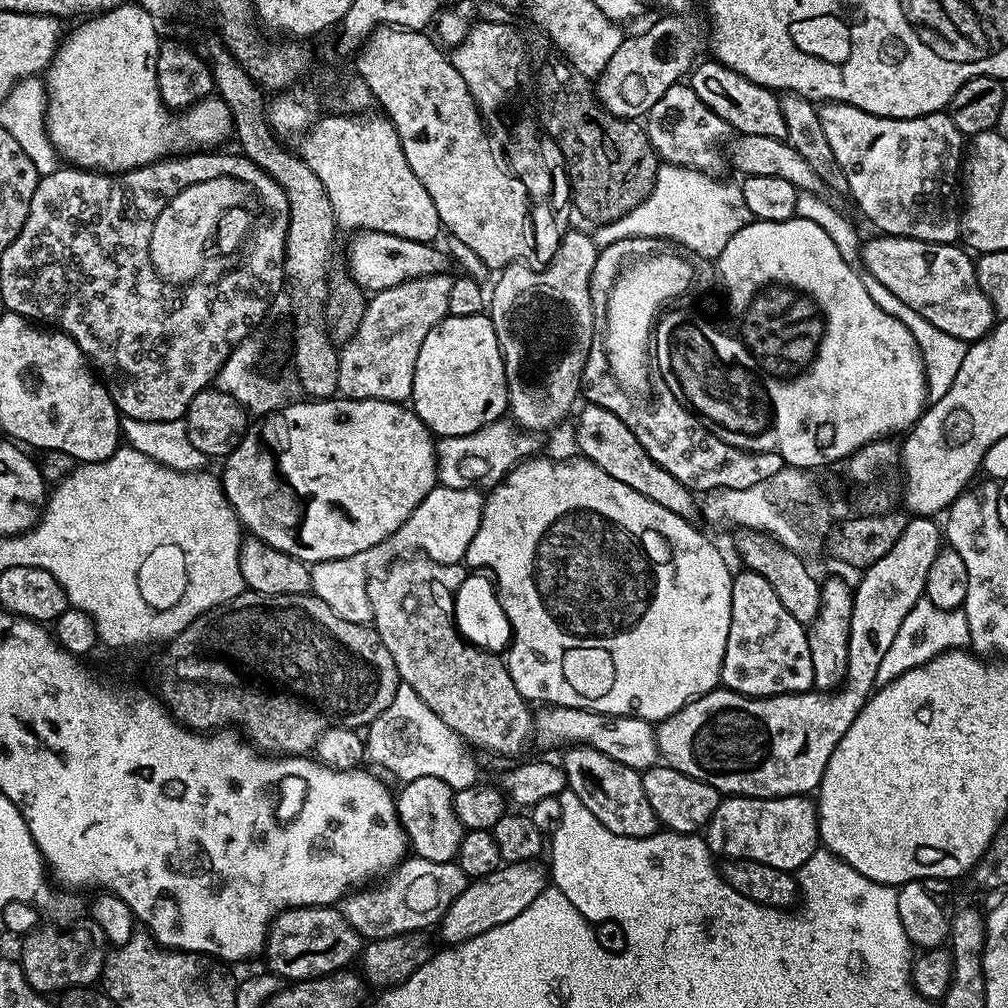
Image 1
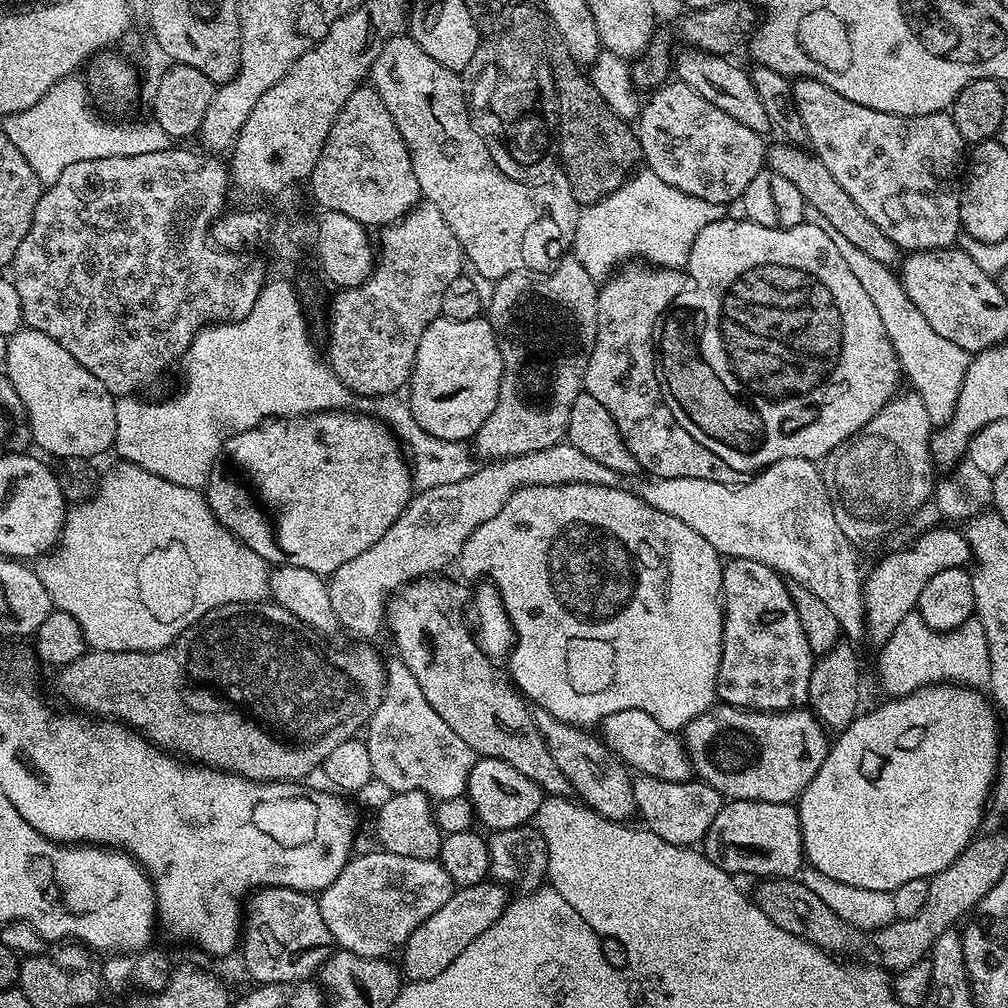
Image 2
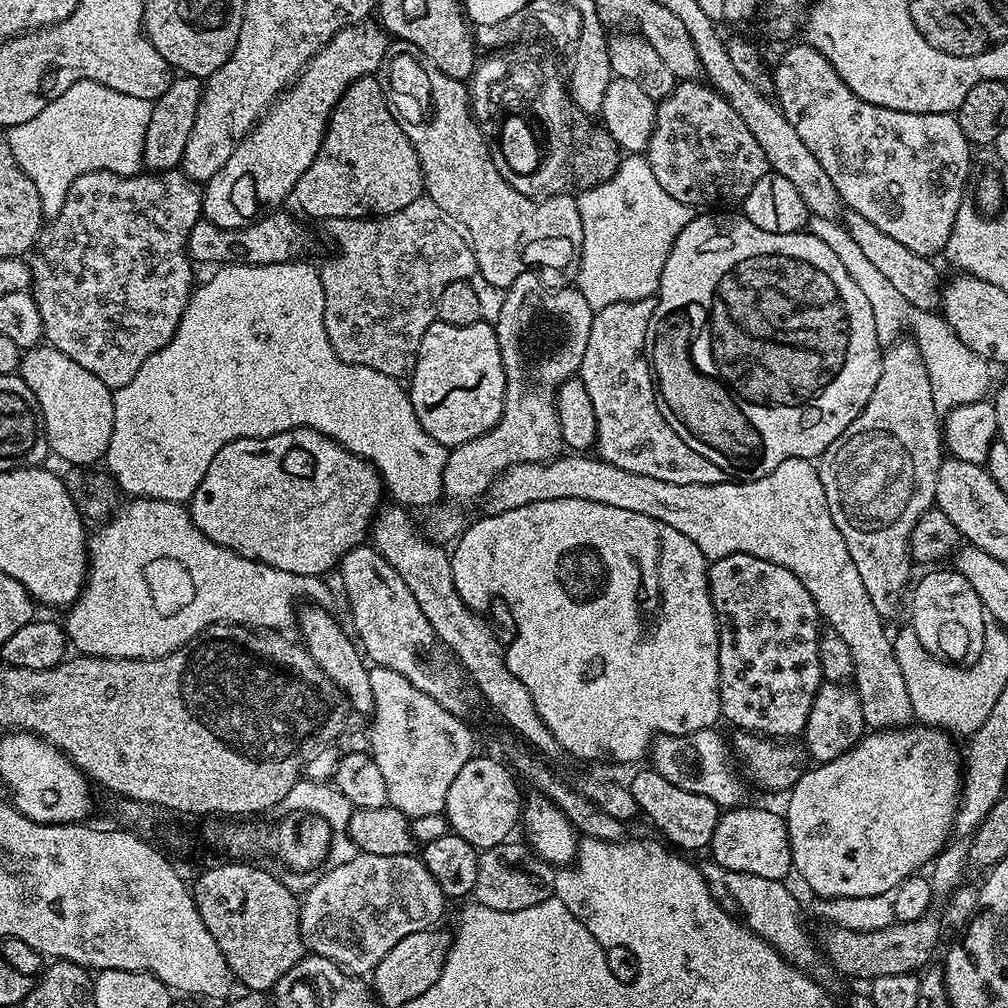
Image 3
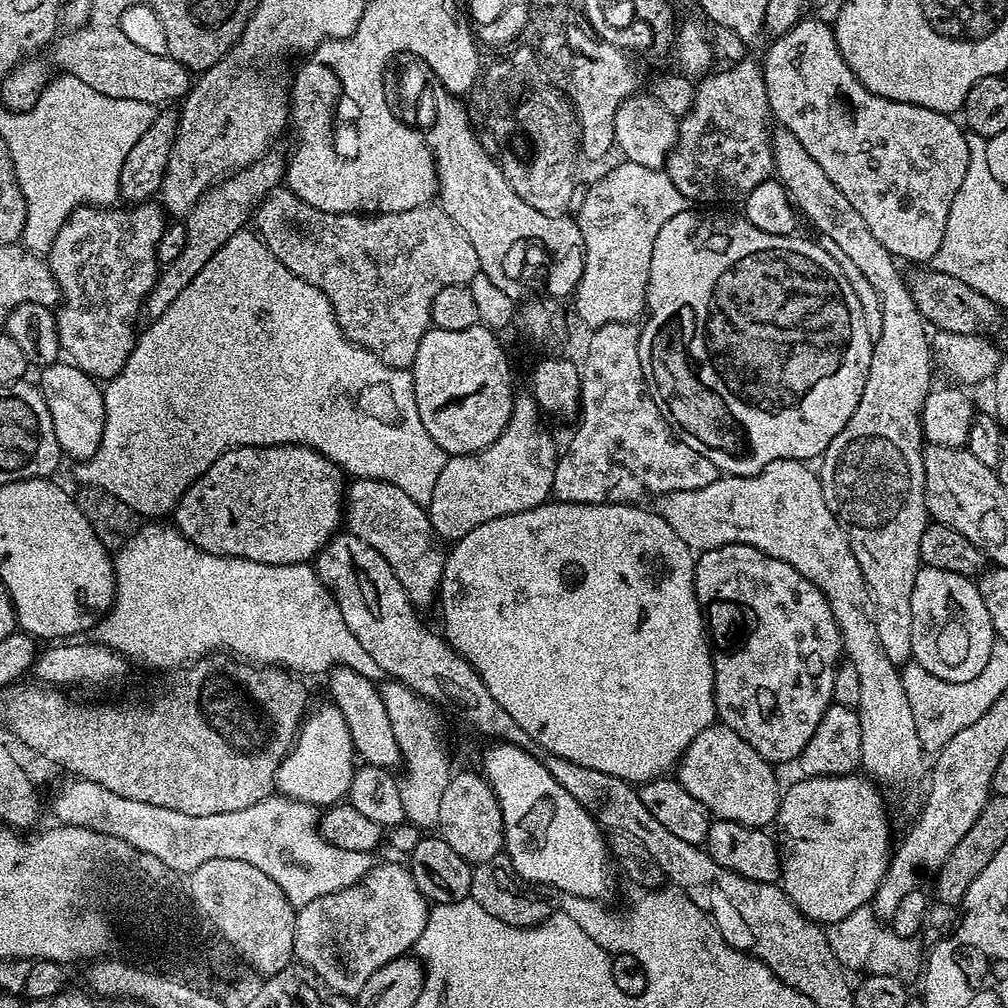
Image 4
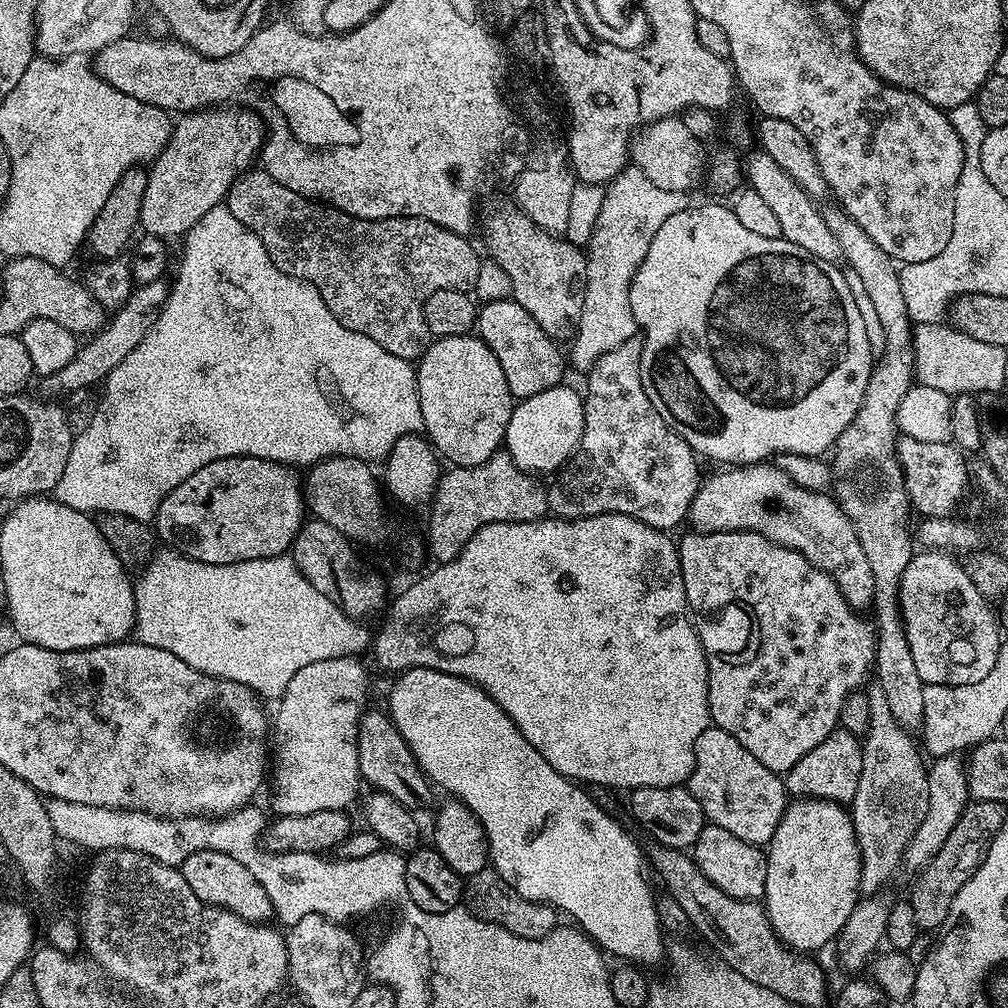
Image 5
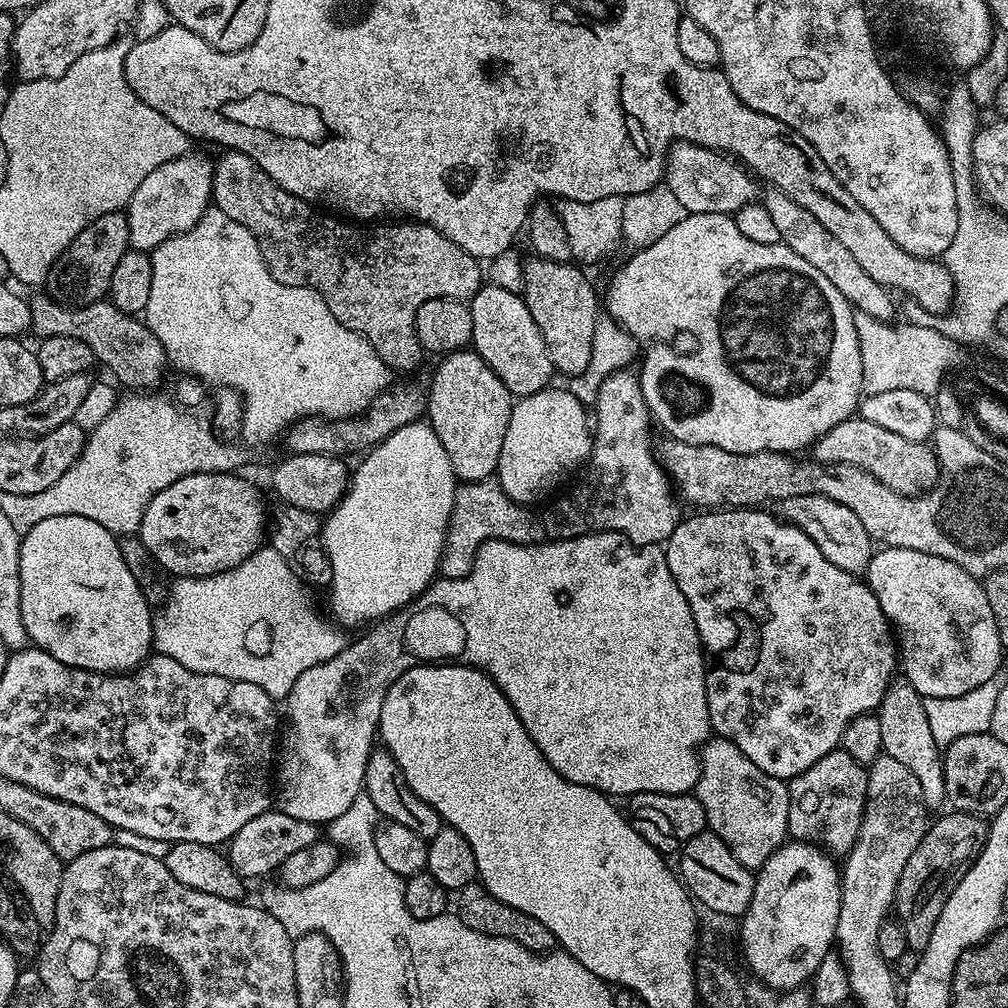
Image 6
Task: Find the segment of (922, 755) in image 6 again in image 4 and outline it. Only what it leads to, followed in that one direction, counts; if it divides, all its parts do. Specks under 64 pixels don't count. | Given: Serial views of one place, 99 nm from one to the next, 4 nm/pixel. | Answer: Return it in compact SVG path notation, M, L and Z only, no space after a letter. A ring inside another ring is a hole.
M779 126L773 127L770 132L772 145L772 158L775 179L779 180L780 184L787 190L788 197L791 198L796 210L814 227L817 228L817 233L820 236L825 236L834 241L840 249L847 254L854 266L858 266L858 270L862 270L866 280L870 282L870 286L874 286L874 294L878 294L878 302L882 310L882 334L878 334L872 346L872 357L870 358L870 370L866 378L866 386L862 390L862 398L858 402L858 406L854 410L854 414L846 422L844 429L835 436L830 442L830 446L824 451L822 459L819 461L818 475L820 485L822 486L822 498L826 498L826 506L830 506L830 514L834 514L836 521L844 527L844 533L848 536L850 546L854 550L854 558L858 558L858 566L862 570L862 578L866 578L866 586L872 595L872 602L876 606L876 625L878 626L878 642L882 642L882 650L886 650L886 658L890 658L890 662L894 662L897 666L903 666L912 660L912 635L914 634L914 617L910 615L910 594L914 594L914 578L920 573L922 567L920 563L920 543L922 542L922 534L926 530L926 526L930 522L928 507L926 506L926 470L924 469L924 449L926 441L924 439L924 427L920 425L920 412L924 409L924 403L928 397L928 393L934 387L932 381L932 370L934 372L934 361L932 352L932 342L930 339L930 328L926 323L924 315L918 310L918 306L914 306L914 298L908 289L907 279L900 276L901 265L898 263L897 257L890 254L890 250L886 250L886 246L882 246L882 242L878 242L878 238L874 238L874 234L870 234L870 226L866 226L866 221L863 220L862 214L858 214L858 210L854 210L854 206L850 206L850 202L846 198L846 194L842 194L842 190L838 190L838 186L834 186L834 182L830 182L830 178L826 178L826 170L822 170L822 166L818 166L818 162L814 162L814 158L810 158L810 154L802 147L802 142L798 142L798 138L794 138L794 134L790 134L790 130Z

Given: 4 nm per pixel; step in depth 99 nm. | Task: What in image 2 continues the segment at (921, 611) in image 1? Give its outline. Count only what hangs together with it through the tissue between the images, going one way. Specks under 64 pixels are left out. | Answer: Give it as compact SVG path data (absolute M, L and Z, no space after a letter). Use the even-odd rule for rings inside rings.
M919 611L906 614L890 634L887 642L879 645L880 682L889 697L909 696L931 684L955 682L977 690L983 689L991 678L987 638L978 619L967 620L952 632L935 632L920 617Z

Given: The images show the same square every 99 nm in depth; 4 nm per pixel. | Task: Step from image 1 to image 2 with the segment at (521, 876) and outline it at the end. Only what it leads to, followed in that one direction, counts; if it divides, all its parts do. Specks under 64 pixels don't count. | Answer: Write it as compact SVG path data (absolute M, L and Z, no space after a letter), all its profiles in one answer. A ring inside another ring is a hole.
M495 882L456 888L452 897L439 910L434 910L434 914L430 914L430 918L426 918L426 922L422 922L422 926L418 926L418 930L414 930L402 946L403 975L413 981L429 980L442 974L442 970L446 970L446 966L450 966L450 962L454 962L454 958L458 958L458 954L462 954L462 950L478 938L478 934L490 930L490 926L502 918L510 903L508 892L505 885Z

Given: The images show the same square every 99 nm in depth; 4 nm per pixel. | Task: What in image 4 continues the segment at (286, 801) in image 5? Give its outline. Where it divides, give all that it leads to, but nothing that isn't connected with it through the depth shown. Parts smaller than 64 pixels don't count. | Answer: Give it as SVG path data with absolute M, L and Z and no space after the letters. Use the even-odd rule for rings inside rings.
M325 702L321 708L314 708L305 715L292 747L278 766L276 792L303 804L331 806L341 803L348 795L354 771L354 749L350 730L346 730L346 718L342 718L335 704Z

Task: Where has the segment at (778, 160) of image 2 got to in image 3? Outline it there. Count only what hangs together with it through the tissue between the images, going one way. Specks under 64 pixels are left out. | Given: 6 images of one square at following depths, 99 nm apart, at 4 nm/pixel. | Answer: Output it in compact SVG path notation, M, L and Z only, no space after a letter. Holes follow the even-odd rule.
M845 211L842 223L844 229L850 234L850 238L854 238L854 242L858 242L862 254L866 254L866 262L873 264L894 285L894 290L898 290L898 294L902 294L902 298L906 298L906 302L910 302L910 306L930 312L939 305L942 279L940 280L940 272L932 265L933 261L929 257L914 254L914 250L906 250L906 246L902 246L902 242L890 238L890 234L882 234L882 230L878 230L878 226L874 226L874 222L862 218L862 214L857 212Z

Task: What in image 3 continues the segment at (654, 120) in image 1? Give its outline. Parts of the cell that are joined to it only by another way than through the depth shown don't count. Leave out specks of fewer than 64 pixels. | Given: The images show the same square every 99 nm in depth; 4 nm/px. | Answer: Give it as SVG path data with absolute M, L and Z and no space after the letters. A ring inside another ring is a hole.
M700 80L679 81L671 93L657 103L655 126L654 130L651 132L651 138L648 139L648 145L645 148L644 155L650 162L650 168L654 173L654 178L661 183L662 190L666 191L666 194L669 194L672 198L677 199L678 202L682 202L684 205L690 205L693 208L708 206L710 204L741 203L746 194L753 189L754 183L758 182L760 177L767 175L770 170L766 162L766 156L762 151L762 146L759 146L758 142L755 141L754 134L746 127L746 122L742 121L738 112L730 106L728 100L725 99L724 96L720 95L711 85Z

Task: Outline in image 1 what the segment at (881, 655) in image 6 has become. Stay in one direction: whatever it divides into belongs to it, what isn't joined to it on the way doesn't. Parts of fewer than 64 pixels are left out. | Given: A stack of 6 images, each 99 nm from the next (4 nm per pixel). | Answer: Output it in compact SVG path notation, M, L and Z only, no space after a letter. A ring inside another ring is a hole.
M740 570L732 577L732 605L730 606L730 634L726 638L726 654L722 658L720 684L743 696L781 696L791 692L810 692L814 688L814 666L810 666L810 646L805 625L798 622L782 606L774 586L754 574Z

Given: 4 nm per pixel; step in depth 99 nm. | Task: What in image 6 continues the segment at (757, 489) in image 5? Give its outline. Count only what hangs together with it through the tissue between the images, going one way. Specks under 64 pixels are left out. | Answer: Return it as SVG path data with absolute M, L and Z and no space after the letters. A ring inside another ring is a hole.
M795 496L783 501L782 516L789 524L794 524L801 528L803 532L838 566L838 570L846 570L853 574L864 574L868 571L868 563L872 561L874 551L874 541L866 534L866 526L847 506L842 506L842 502L830 502L830 498L821 496Z

